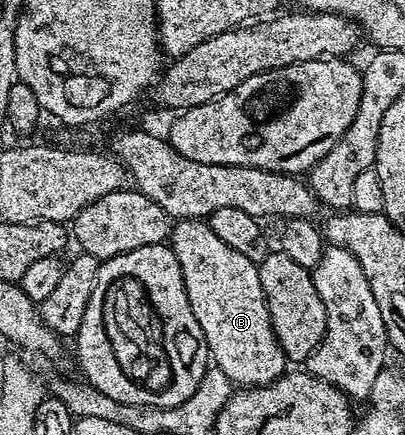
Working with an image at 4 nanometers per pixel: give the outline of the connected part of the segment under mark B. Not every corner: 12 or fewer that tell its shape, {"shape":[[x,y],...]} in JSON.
{"shape":[[205,219],[171,247],[212,364],[237,387],[287,371],[258,262]]}

